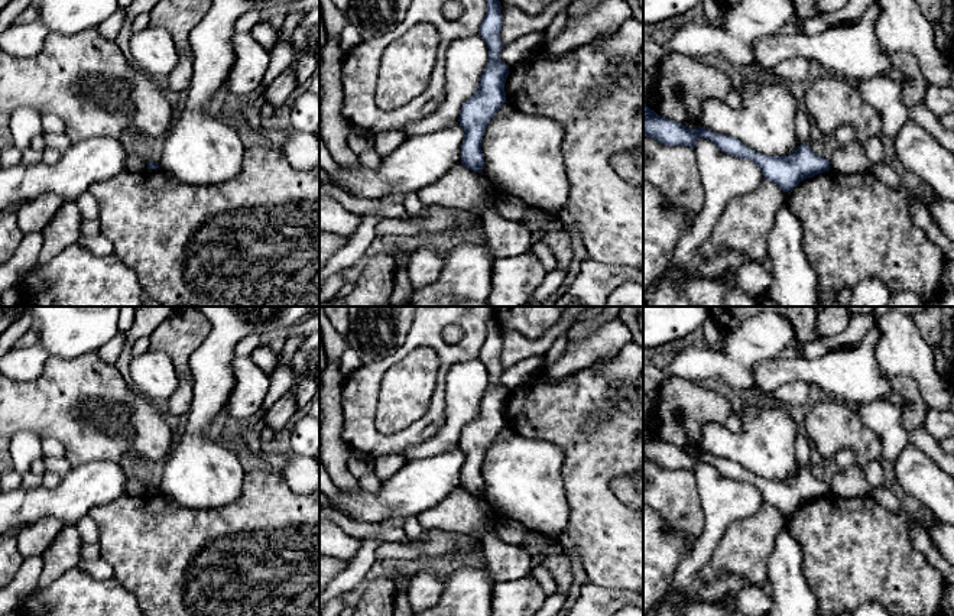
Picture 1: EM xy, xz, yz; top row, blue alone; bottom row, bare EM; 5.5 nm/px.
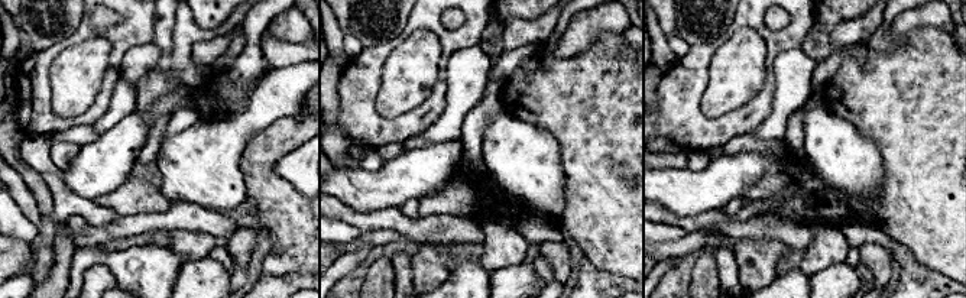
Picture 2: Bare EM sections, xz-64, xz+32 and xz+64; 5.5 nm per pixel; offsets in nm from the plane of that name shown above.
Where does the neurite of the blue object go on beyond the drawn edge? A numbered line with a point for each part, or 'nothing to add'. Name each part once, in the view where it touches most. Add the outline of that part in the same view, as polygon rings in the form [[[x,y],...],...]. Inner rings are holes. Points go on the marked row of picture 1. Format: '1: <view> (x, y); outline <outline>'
nothing to add

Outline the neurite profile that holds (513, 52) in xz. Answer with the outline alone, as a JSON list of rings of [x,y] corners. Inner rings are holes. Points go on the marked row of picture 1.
[[[535,32],[525,35],[522,38],[517,38],[509,45],[504,45],[500,52],[500,61],[512,67],[516,62],[522,61],[529,54],[535,52],[536,49],[542,48],[546,43],[545,32]]]

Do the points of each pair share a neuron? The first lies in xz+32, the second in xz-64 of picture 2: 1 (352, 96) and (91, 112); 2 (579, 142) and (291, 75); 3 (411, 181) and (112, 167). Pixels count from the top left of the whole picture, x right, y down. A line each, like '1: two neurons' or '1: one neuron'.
1: one neuron
2: two neurons
3: one neuron

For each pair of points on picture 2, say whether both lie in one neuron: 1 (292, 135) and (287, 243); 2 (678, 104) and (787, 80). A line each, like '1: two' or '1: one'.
1: one
2: two

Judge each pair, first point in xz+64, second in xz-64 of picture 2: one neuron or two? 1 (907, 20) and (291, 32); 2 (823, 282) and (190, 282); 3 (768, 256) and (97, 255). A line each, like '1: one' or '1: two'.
1: one
2: one
3: two

